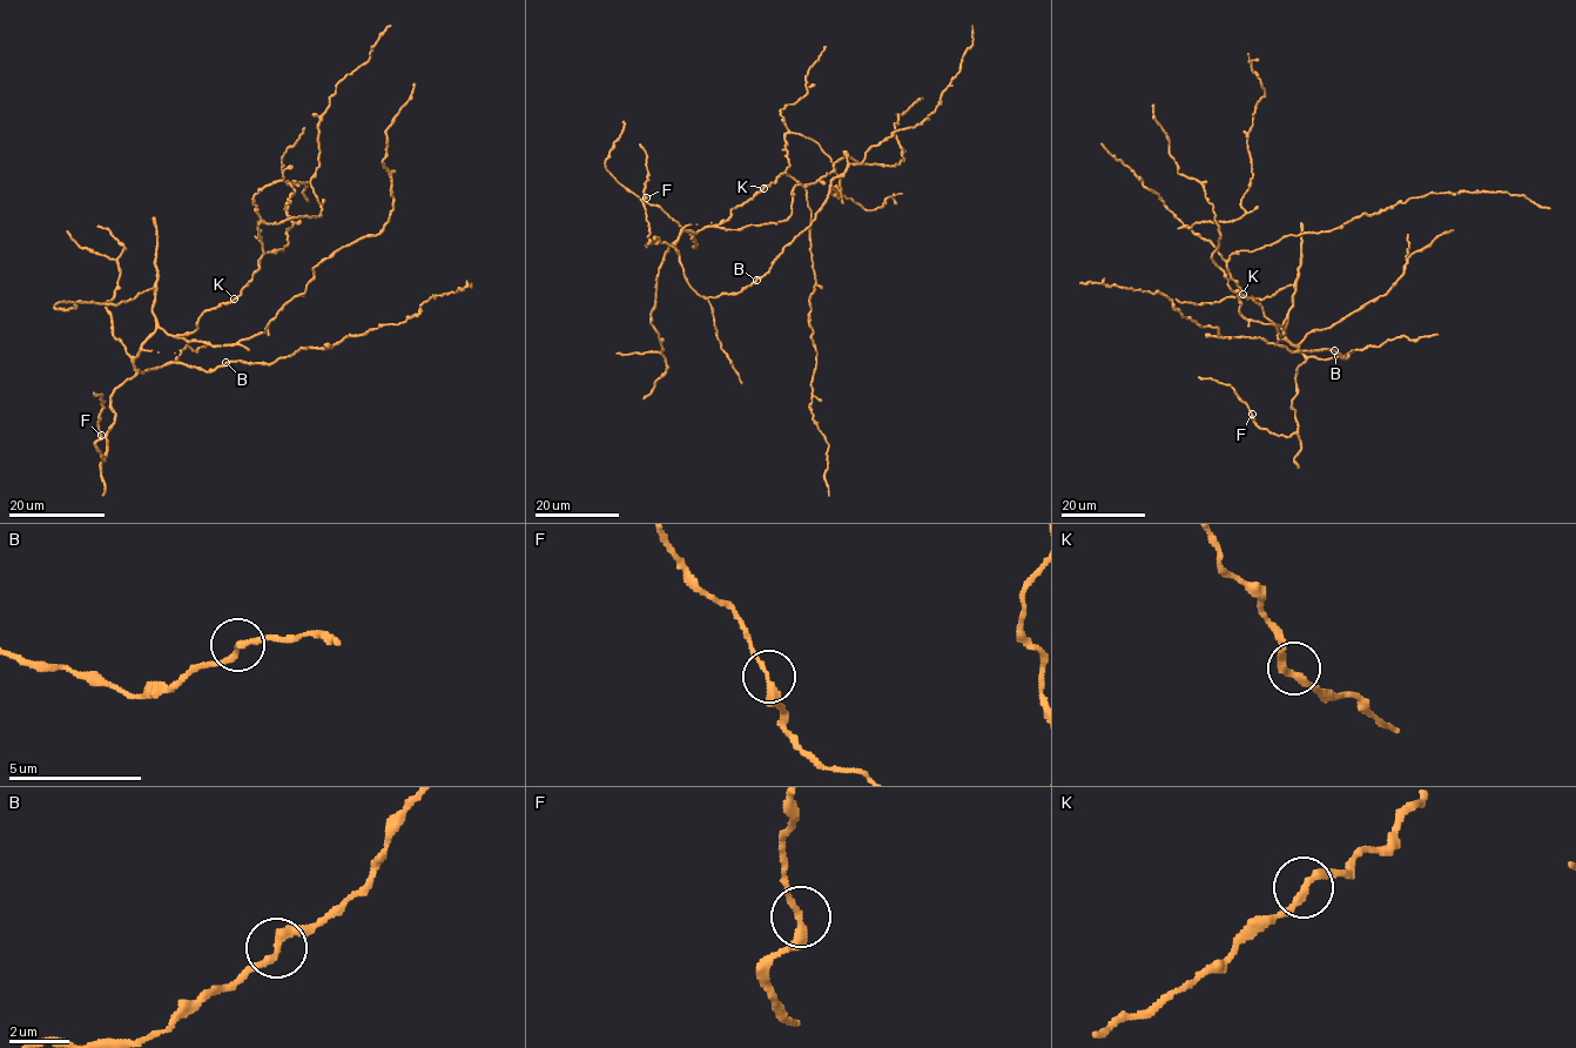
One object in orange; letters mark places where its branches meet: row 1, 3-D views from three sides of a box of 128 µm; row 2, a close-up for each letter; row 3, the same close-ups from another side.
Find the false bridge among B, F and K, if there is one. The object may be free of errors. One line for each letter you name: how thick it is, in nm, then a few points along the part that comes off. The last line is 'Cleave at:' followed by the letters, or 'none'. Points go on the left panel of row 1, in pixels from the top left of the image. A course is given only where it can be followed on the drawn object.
Cleave at: none

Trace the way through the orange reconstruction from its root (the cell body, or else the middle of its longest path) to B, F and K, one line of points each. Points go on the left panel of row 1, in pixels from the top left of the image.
B: (146, 341), (133, 363), (140, 373), (169, 363), (213, 371), (226, 363)
F: (146, 341), (133, 363), (135, 375), (110, 397), (115, 420), (107, 434), (105, 459), (96, 445), (101, 435)
K: (146, 341), (159, 327), (173, 335), (189, 334), (204, 311), (234, 299)

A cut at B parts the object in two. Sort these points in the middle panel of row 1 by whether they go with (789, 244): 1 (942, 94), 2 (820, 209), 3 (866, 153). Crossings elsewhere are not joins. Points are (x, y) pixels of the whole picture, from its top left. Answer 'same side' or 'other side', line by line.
1: same side
2: same side
3: same side

